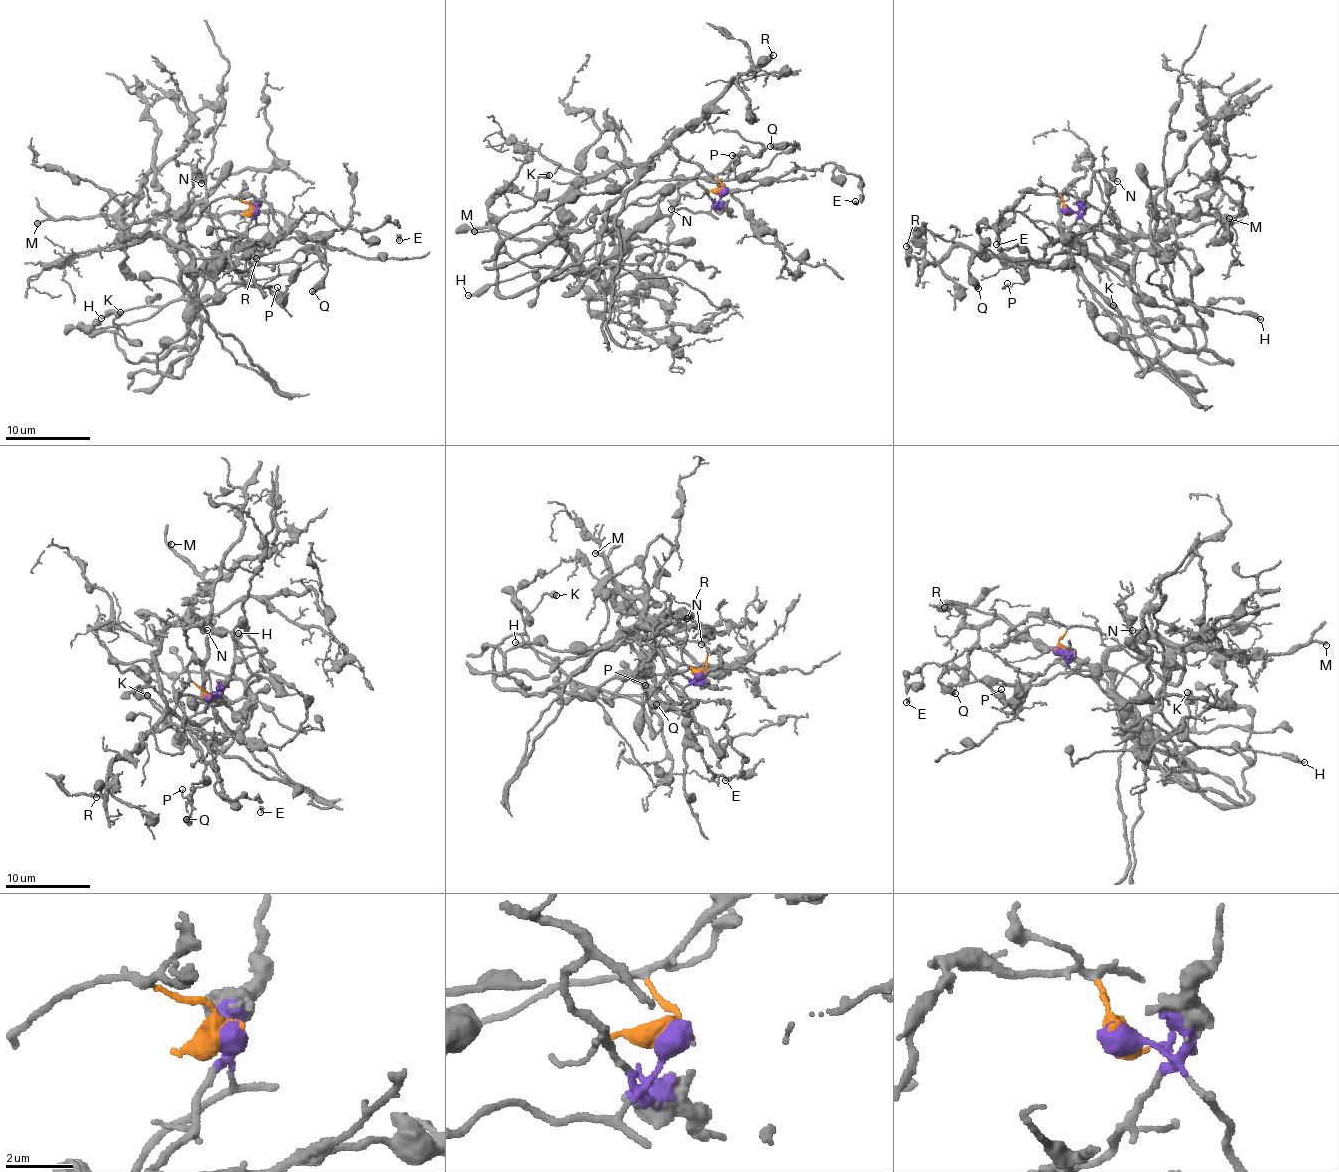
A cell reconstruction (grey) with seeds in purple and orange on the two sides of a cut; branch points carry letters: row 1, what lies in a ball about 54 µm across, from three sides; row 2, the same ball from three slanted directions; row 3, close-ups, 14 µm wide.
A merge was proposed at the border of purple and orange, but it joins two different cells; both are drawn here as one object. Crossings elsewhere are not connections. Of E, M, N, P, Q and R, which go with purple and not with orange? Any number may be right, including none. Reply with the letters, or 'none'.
E, M, R

